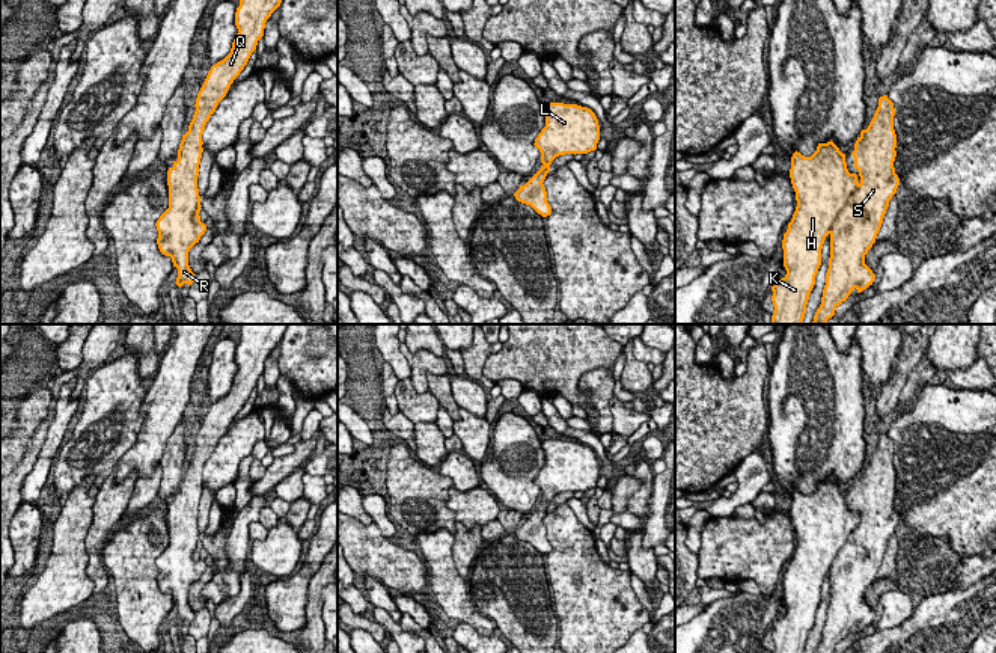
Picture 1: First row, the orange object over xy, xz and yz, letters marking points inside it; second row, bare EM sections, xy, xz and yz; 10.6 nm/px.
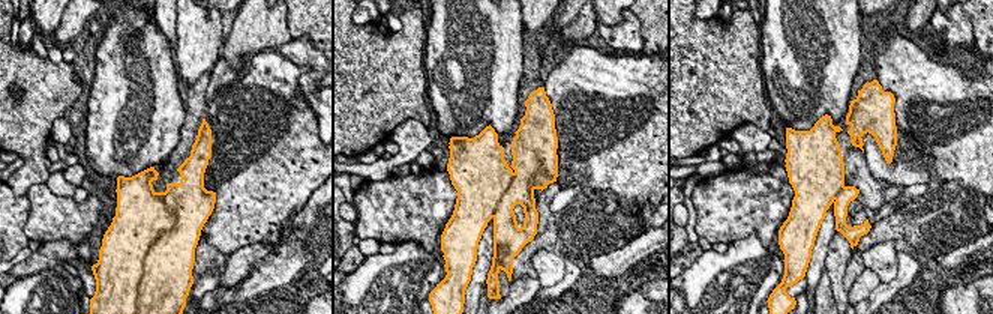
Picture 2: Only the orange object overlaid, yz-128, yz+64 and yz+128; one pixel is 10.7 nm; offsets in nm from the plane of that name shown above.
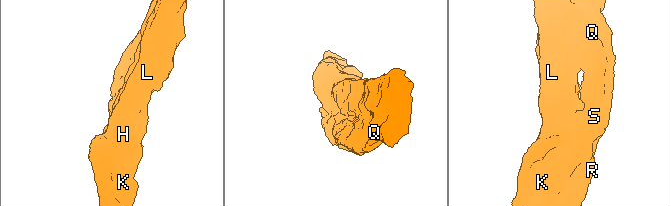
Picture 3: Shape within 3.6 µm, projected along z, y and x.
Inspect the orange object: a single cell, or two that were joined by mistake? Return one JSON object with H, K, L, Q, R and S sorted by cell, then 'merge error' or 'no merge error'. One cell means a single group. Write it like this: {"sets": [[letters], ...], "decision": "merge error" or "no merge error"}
{"sets": [["H", "K", "L", "Q", "R", "S"]], "decision": "no merge error"}

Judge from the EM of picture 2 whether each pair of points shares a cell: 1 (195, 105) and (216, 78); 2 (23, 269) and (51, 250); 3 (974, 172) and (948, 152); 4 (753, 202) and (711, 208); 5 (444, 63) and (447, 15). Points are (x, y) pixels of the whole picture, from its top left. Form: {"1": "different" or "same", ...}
{"1": "different", "2": "same", "3": "same", "4": "same", "5": "same"}

